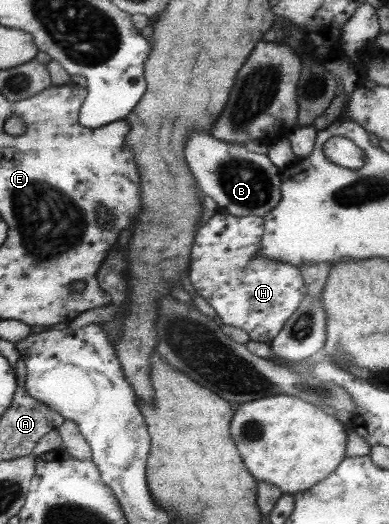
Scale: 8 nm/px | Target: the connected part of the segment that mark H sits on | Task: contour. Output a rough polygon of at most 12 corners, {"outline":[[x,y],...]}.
{"outline":[[220,208],[191,279],[225,324],[271,345],[309,291],[265,256],[266,218]]}

